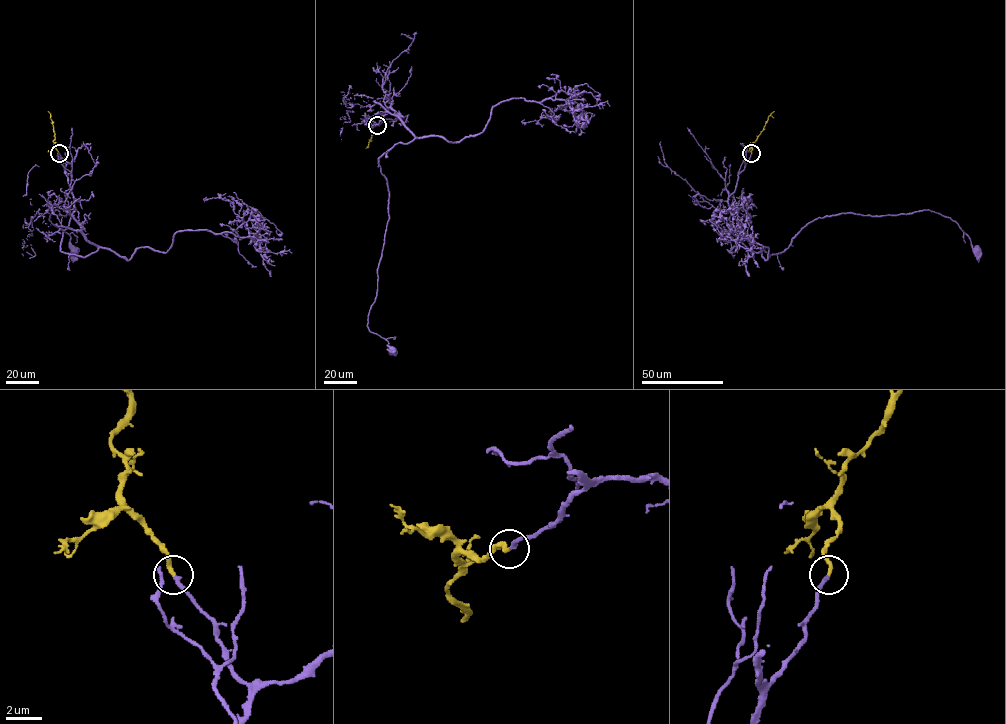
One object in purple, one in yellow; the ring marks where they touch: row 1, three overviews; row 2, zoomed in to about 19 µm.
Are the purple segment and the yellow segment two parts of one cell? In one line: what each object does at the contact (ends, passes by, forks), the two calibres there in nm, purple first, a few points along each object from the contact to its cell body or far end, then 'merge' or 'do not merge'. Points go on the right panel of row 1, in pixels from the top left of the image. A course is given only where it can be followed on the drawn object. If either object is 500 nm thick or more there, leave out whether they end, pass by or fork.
purple ends | yellow ends | 240/240 nm | purple via (751, 154), (728, 206), (769, 257), (783, 252), (819, 217), (927, 210), (955, 221), (977, 251) | yellow via (751, 153), (752, 144), (774, 111) | merge

